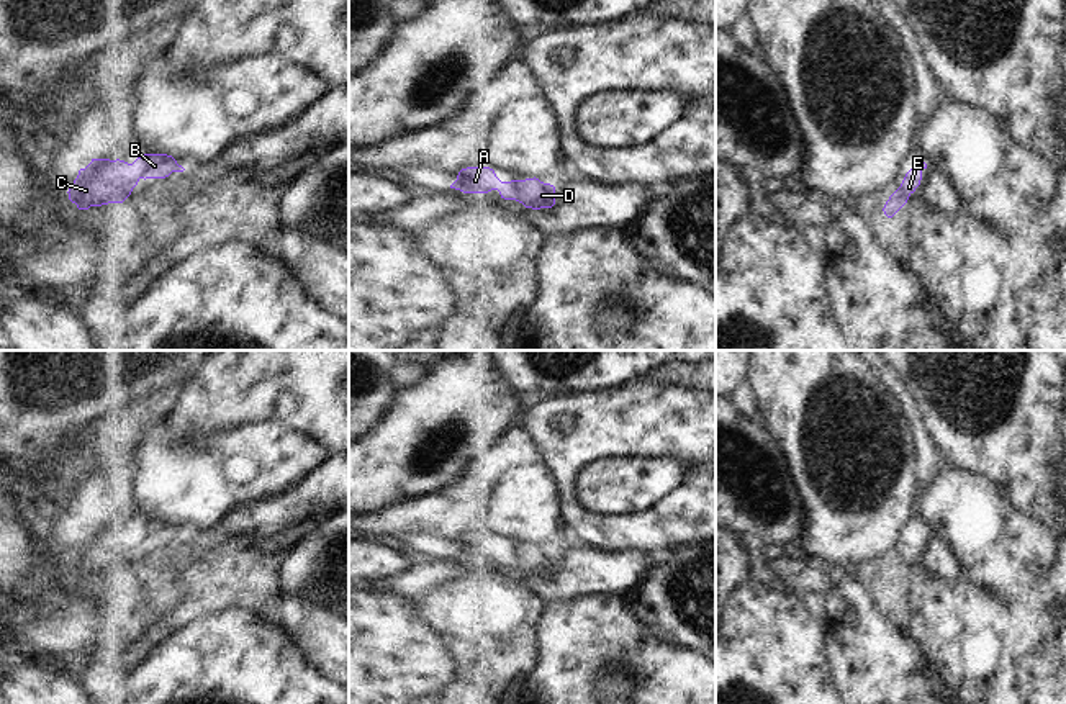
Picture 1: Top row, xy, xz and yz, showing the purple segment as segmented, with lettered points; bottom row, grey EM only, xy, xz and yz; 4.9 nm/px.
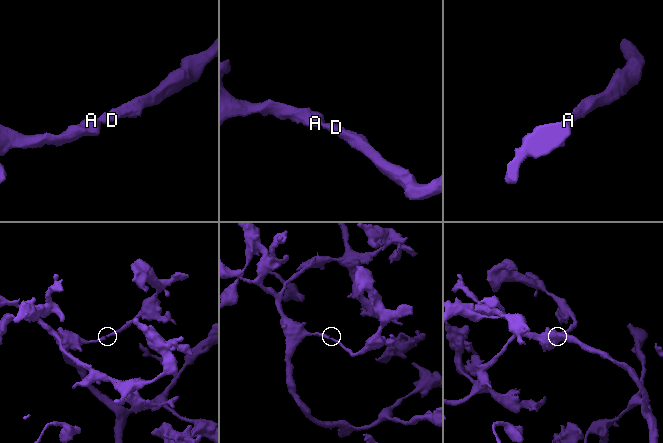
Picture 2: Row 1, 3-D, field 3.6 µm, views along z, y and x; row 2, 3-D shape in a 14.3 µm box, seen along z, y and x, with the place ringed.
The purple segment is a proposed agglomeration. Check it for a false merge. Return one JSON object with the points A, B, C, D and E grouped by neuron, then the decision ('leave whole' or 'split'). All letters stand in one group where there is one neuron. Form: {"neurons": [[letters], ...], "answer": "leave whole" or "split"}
{"neurons": [["A", "B", "C", "D", "E"]], "answer": "leave whole"}

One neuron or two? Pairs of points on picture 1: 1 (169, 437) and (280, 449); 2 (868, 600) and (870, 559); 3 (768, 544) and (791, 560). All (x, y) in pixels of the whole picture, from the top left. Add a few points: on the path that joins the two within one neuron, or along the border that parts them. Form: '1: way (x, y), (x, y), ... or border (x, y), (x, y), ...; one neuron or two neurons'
1: way (197, 449), (252, 449); one neuron
2: border (876, 580), (867, 580), (858, 585); two neurons
3: way (773, 544), (786, 555); one neuron

